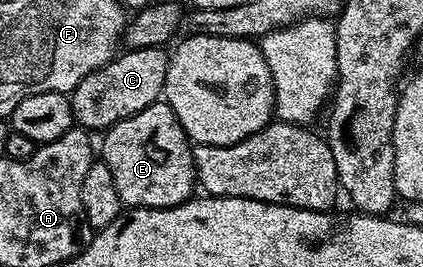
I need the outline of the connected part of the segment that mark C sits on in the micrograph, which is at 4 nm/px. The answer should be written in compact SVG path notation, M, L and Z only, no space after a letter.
M131 48L88 74L69 93L74 119L87 130L105 130L132 114L140 114L144 106L159 103L166 87L170 52L161 48Z

